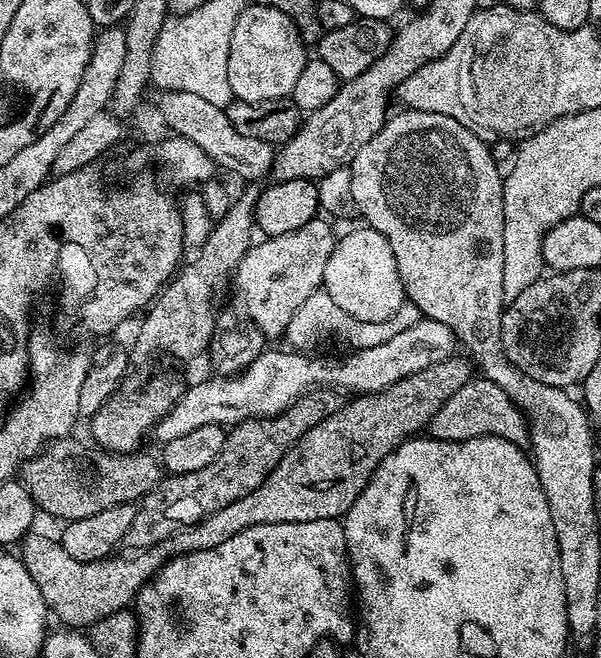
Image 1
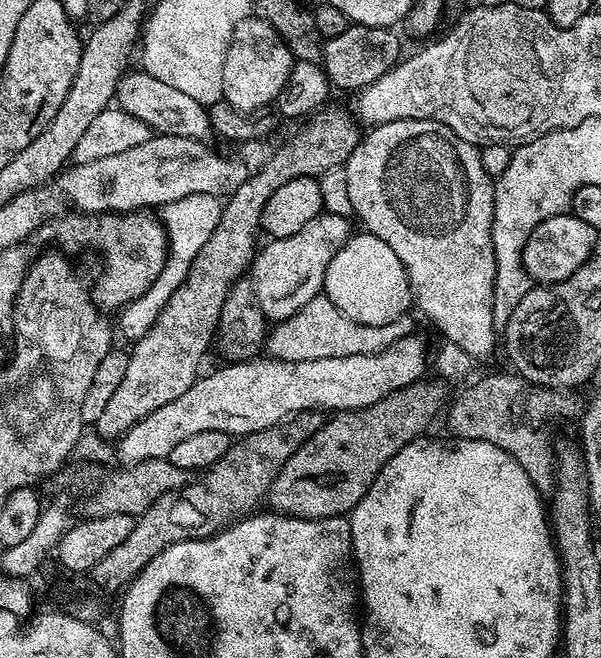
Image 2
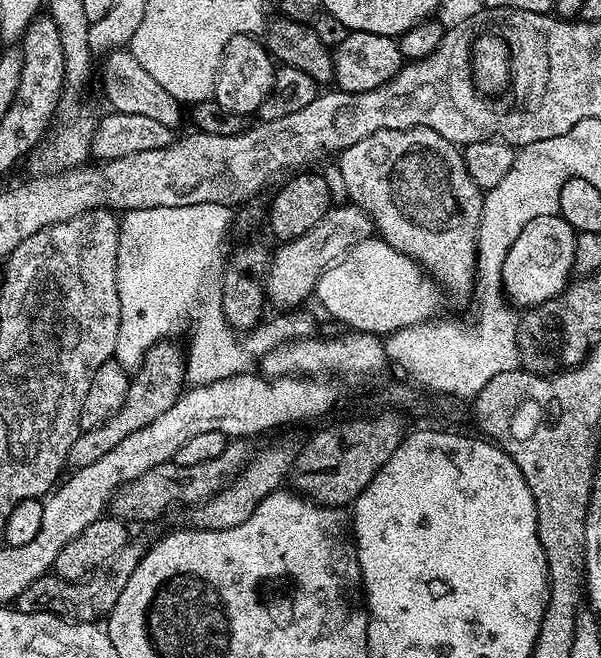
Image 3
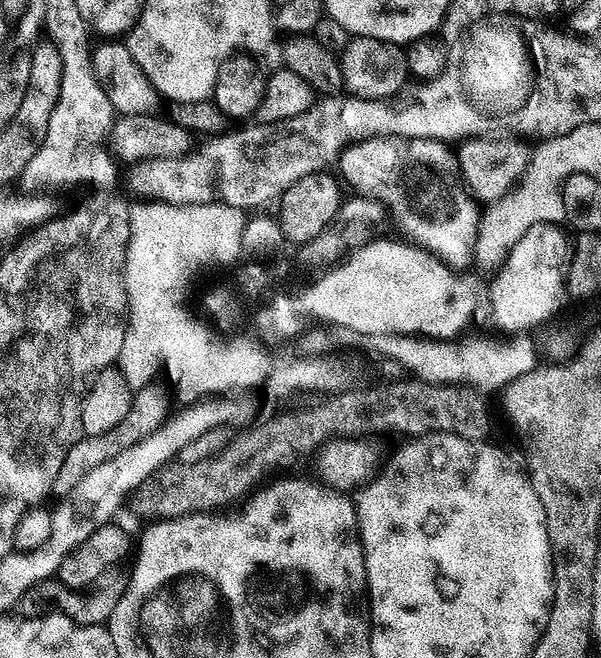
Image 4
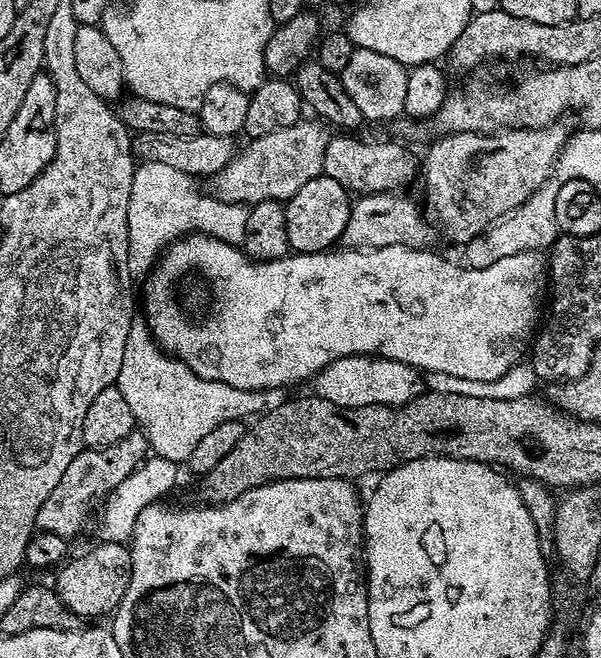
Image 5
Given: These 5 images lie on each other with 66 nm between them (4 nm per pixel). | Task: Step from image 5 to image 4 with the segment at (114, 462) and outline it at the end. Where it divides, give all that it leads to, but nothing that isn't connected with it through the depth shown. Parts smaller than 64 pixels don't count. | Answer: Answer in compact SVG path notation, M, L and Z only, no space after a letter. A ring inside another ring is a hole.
M148 390L133 395L130 414L126 414L126 418L122 418L122 422L118 422L118 426L114 426L114 430L106 430L106 434L97 436L84 436L77 444L70 446L66 459L62 461L62 467L58 469L58 478L54 478L54 486L51 490L53 497L69 496L74 490L74 486L78 486L78 482L82 482L82 478L86 478L86 474L90 474L90 470L94 470L96 466L102 466L102 462L110 462L111 459L118 458L118 454L122 454L124 450L130 450L130 446L142 442L142 438L161 431L162 425L167 419L166 404L152 391Z

